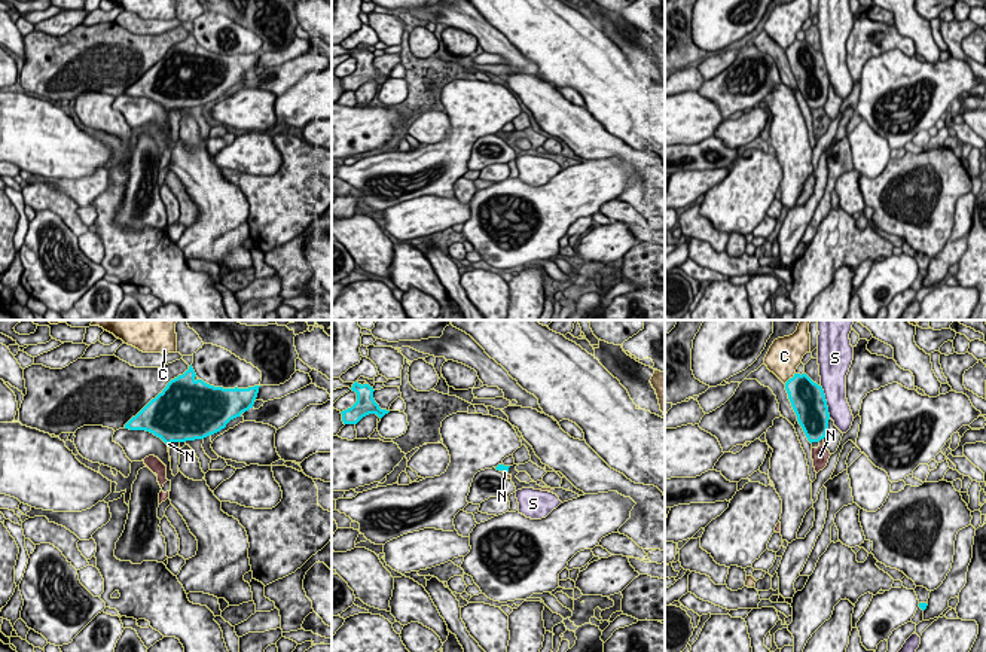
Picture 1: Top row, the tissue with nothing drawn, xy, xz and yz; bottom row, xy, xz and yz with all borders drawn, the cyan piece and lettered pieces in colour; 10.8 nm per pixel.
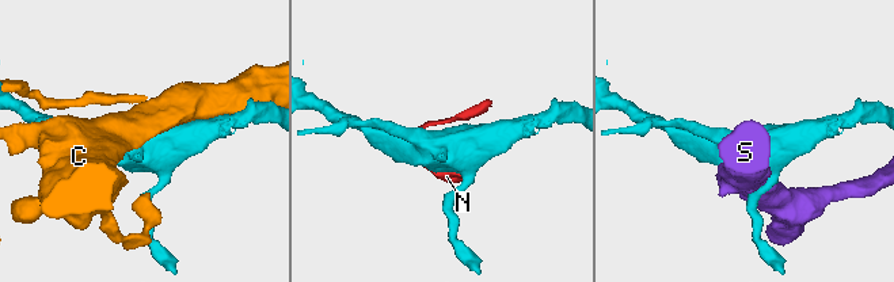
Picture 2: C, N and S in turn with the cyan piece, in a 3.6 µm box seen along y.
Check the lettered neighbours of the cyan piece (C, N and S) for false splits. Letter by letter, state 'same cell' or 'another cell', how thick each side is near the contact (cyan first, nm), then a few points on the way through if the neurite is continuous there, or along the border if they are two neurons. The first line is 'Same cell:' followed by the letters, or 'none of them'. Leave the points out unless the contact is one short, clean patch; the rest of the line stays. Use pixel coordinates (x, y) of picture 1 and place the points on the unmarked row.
Same cell: none of them
C: another cell; calibres 340 and 360 nm
N: another cell; calibres 320 and 190 nm; border yz (823, 104), (818, 107)
S: another cell; calibres 380 and 280 nm

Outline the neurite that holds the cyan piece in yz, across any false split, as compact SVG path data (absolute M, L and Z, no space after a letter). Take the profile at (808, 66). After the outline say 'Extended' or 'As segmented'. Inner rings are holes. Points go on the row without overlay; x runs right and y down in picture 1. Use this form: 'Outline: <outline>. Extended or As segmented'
Outline: M794 40L785 49L785 57L808 107L812 110L824 106L830 80L822 54L806 40Z. As segmented

